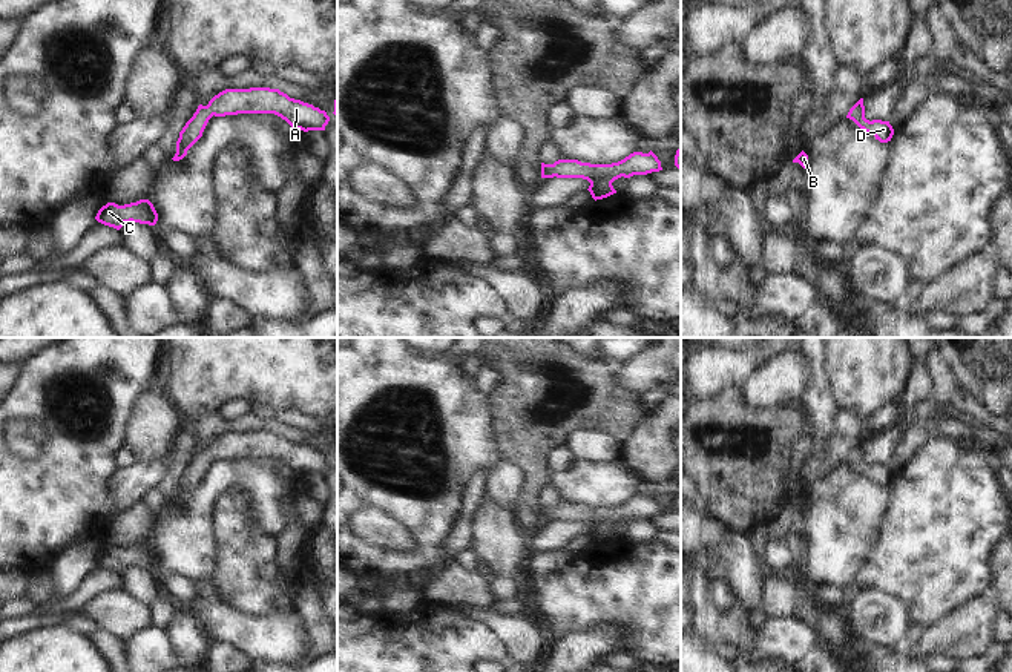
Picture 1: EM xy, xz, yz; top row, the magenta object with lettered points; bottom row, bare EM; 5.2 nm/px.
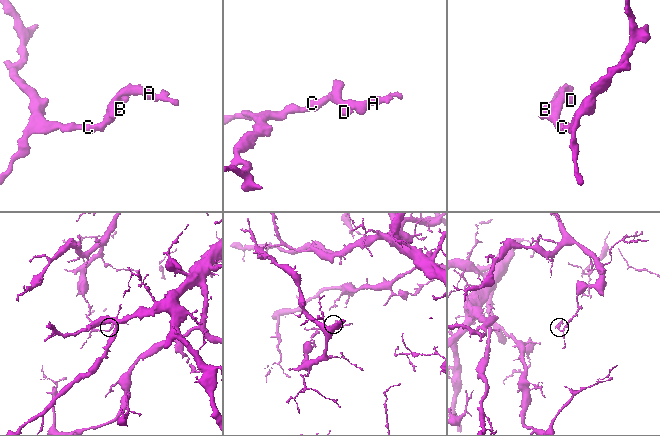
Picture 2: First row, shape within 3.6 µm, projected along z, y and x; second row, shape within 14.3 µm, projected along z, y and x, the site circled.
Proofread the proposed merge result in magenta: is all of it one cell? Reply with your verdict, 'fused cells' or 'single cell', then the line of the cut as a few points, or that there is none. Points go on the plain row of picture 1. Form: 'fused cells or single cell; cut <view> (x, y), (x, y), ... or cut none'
single cell; cut none

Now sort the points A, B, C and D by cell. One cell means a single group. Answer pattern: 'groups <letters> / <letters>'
groups A B C D

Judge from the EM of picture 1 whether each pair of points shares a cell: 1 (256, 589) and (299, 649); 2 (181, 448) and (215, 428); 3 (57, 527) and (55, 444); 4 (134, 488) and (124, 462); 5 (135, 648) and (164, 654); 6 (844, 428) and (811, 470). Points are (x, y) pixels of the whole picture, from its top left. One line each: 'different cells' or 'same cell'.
1: different cells
2: different cells
3: same cell
4: different cells
5: same cell
6: same cell

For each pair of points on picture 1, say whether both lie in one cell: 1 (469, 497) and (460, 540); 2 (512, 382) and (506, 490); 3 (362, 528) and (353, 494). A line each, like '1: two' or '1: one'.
1: one
2: two
3: two

